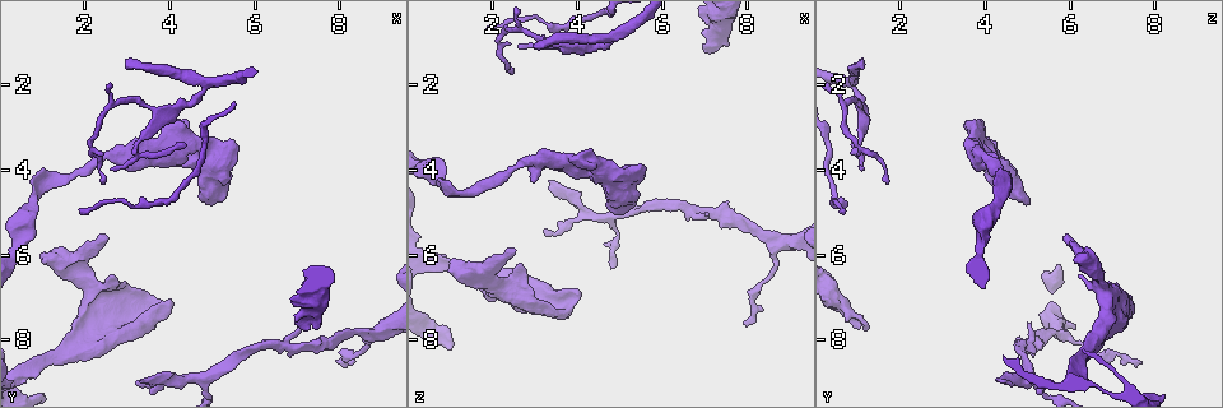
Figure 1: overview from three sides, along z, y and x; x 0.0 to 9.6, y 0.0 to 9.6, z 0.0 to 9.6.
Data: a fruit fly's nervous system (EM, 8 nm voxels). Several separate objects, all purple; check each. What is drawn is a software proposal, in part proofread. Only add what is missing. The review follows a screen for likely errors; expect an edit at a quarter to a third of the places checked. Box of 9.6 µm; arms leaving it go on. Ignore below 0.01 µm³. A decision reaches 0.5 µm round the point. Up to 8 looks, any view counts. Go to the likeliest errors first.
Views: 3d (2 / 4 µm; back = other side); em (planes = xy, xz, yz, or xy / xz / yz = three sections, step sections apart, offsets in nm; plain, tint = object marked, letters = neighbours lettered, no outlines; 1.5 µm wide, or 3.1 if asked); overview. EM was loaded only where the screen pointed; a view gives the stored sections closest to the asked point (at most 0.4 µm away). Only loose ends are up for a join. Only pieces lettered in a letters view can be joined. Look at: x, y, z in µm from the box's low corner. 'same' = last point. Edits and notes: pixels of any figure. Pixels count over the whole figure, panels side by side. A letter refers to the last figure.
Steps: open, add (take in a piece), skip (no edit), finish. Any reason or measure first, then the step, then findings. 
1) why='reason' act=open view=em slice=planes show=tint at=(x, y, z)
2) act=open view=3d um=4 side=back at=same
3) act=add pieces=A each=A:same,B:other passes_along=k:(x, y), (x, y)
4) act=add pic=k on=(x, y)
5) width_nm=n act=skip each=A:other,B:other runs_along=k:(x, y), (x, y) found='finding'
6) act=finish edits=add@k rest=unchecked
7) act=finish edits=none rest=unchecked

why='tapers out' act=open view=em slice=planes show=letters at=(7.90, 8.40, 7.65)

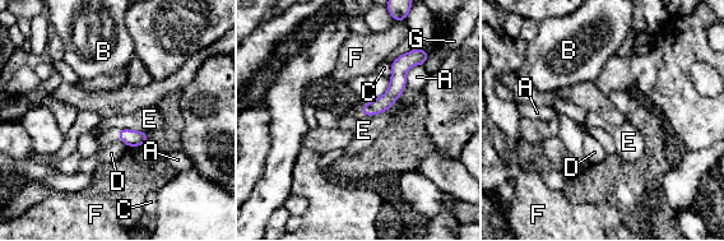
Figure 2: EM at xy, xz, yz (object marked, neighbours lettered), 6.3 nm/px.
width_nm=100 act=skip each=A:other,B:other,C:other,D:other,E:other,F:other,G:other runs_along=2:(405, 60), (395, 89), (365, 112) found='none of them fits'

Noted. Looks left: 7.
why='branch stops here' act=open view=3d um=2 at=(2.45, 5.55, 5.85)

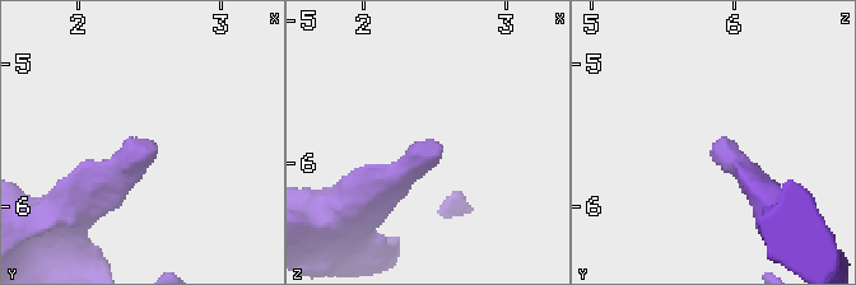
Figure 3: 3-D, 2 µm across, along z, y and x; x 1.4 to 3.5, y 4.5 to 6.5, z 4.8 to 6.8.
act=open view=em slice=xy step=4 show=tint at=(2.48, 5.60, 5.84)

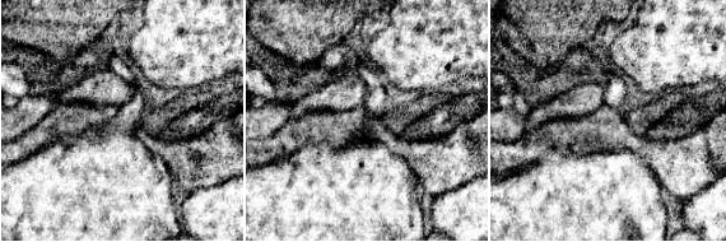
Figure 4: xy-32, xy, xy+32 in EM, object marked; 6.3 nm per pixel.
why='another direction' act=open view=em slice=planes show=letters at=same

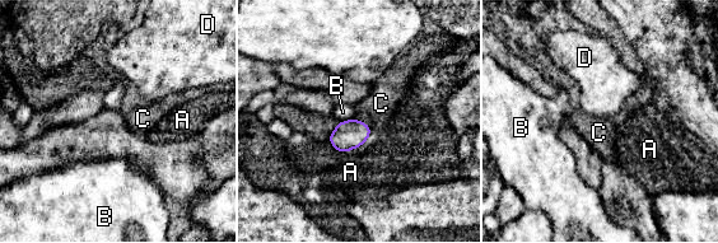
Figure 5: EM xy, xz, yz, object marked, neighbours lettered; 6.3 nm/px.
act=skip each=A:other,B:other,C:other,D:other border=5:(354, 117), (369, 126) found='none of them fits'

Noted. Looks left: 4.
why='free end' act=open view=3d um=2 side=back at=(2.95, 3.65, 4.30)

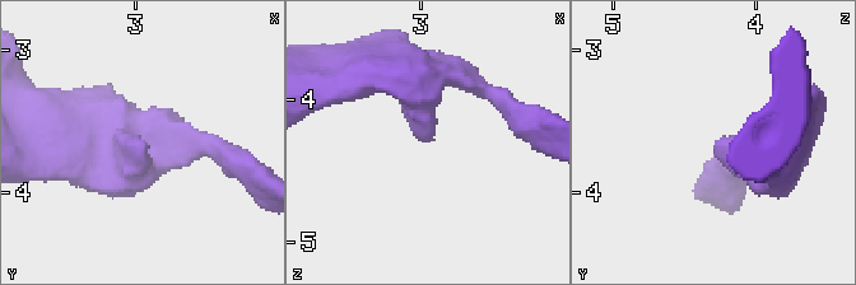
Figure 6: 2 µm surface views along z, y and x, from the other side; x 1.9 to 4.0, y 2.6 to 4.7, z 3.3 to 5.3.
why='need the tissue' act=open view=em slice=xy step=4 show=letters at=(2.94, 3.68, 4.28)

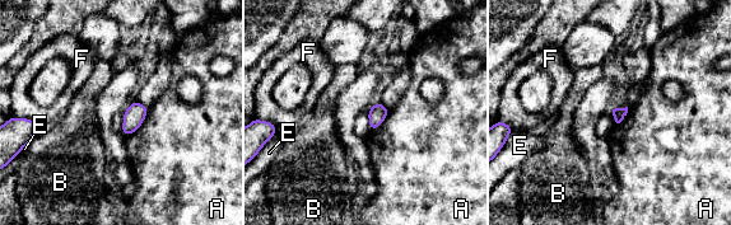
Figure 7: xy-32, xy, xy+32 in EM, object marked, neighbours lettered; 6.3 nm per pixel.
act=skip each=A:other,B:other,E:other,F:other border=7:(149, 108), (141, 125), (125, 136) found='none of them fits'

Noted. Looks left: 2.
act=finish edits=none rest=unchecked

